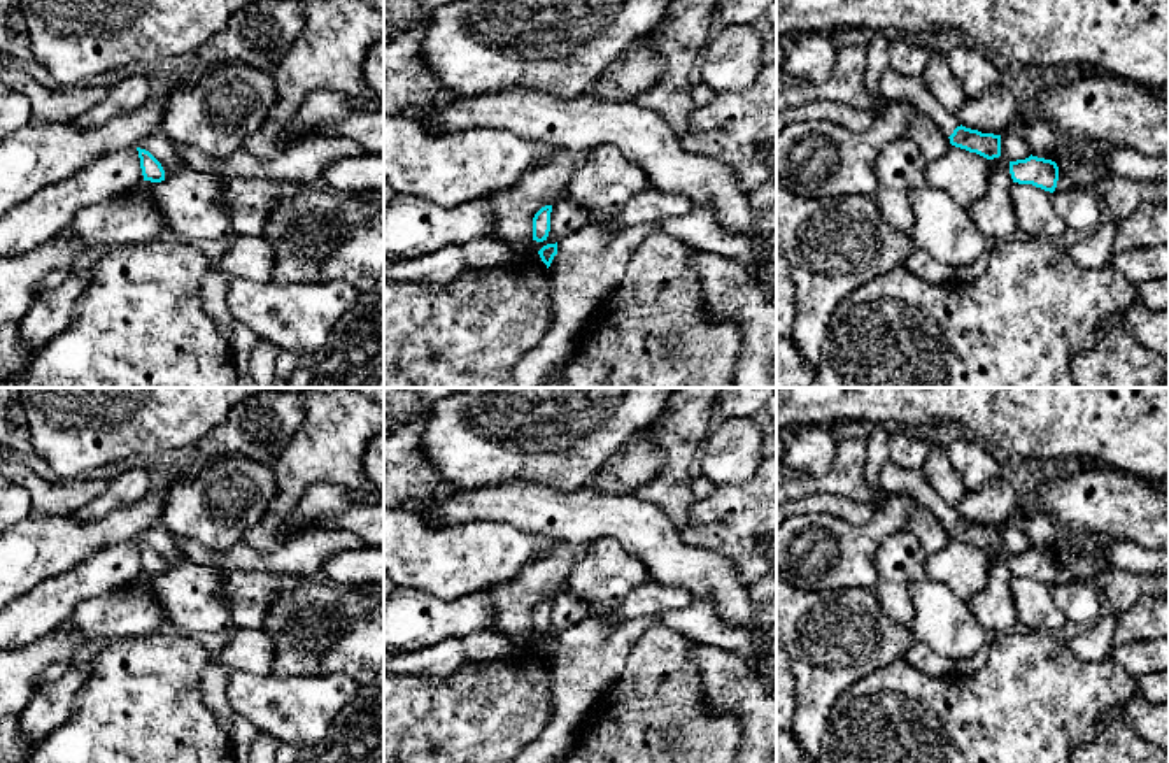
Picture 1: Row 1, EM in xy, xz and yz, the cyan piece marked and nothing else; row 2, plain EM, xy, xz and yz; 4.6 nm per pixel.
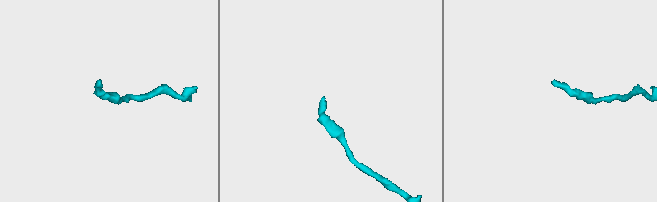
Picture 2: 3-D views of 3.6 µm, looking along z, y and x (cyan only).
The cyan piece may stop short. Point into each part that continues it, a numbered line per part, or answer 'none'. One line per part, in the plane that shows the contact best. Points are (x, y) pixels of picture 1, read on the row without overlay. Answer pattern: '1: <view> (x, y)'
1: yz (894, 479)

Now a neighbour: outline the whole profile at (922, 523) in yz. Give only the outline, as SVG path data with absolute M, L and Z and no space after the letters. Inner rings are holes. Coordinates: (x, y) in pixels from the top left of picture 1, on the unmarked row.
M911 500L911 516L906 523L906 530L920 540L929 556L945 549L952 540L950 531L943 523L917 500Z

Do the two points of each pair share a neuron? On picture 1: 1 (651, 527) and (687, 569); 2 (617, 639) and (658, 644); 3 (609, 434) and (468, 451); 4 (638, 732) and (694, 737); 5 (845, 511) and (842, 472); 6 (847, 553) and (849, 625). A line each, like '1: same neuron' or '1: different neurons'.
1: same neuron
2: different neurons
3: same neuron
4: same neuron
5: different neurons
6: different neurons

